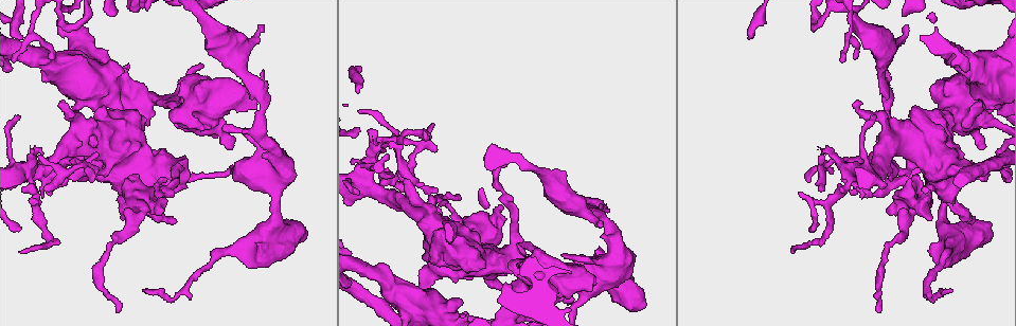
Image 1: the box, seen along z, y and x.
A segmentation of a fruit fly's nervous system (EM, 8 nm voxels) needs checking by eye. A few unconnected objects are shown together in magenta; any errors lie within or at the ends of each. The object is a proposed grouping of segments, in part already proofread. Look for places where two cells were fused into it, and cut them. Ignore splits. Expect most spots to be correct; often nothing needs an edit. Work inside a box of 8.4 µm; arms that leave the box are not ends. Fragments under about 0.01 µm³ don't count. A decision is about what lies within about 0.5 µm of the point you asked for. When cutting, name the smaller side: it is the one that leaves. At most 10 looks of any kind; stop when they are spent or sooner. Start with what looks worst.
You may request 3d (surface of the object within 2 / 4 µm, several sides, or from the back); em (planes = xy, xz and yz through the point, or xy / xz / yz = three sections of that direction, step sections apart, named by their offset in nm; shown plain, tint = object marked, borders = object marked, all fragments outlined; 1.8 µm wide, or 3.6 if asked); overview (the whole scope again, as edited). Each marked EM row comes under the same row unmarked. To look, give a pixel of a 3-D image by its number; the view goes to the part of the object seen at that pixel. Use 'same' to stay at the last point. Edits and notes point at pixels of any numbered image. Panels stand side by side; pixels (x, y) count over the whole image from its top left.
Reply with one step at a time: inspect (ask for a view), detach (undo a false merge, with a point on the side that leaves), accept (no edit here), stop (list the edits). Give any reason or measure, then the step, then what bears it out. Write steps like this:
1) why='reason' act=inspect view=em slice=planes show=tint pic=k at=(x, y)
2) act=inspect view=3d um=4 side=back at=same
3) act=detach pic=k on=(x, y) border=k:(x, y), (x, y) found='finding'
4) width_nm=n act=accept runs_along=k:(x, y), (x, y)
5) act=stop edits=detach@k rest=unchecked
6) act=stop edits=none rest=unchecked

why='closes a loop' act=inspect view=em um=3.6 slice=planes show=tint pic=1 at=(124, 159)

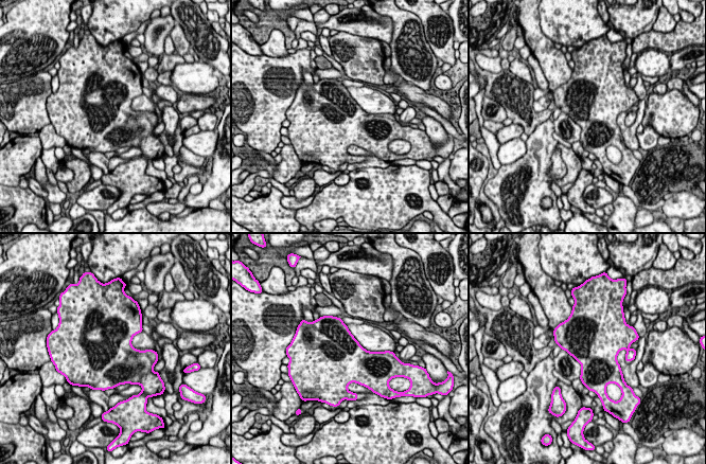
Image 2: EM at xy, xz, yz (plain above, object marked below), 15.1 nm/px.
act=accept found='one cell here'

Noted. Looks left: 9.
why='thick turns thin' act=inspect view=em slice=yz step=16 show=tint pic=1 at=(883, 85)

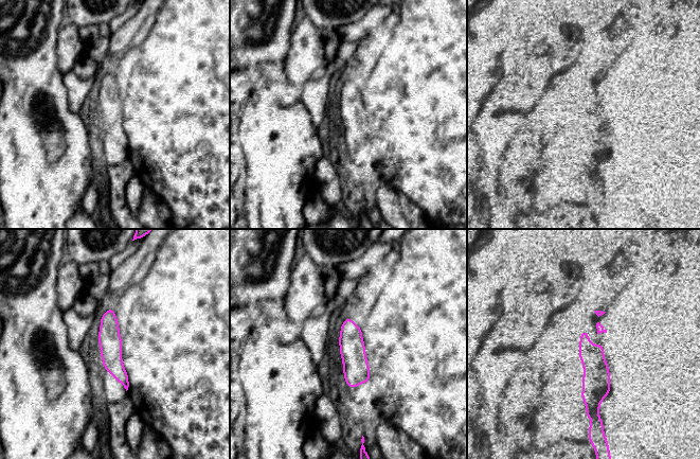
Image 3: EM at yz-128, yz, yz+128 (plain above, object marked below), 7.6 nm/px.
act=inspect view=em slice=planes show=borders at=same

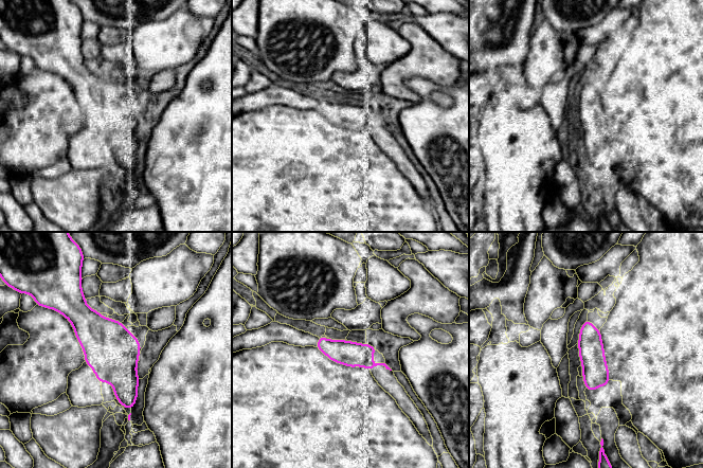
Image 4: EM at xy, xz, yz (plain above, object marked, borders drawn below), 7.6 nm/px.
act=accept runs_along=4:(587, 324), (592, 354), (592, 388) found='one cell here'

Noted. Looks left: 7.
act=inspect view=em um=3.6 slice=xy step=4 show=borders pic=1 at=(968, 116)

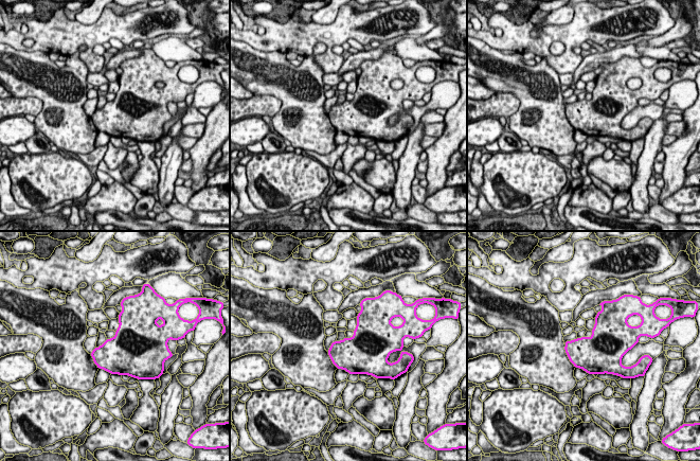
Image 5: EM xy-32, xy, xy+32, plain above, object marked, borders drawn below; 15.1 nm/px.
why='cut it another way' act=inspect view=em um=3.6 slice=xz step=16 show=borders at=same

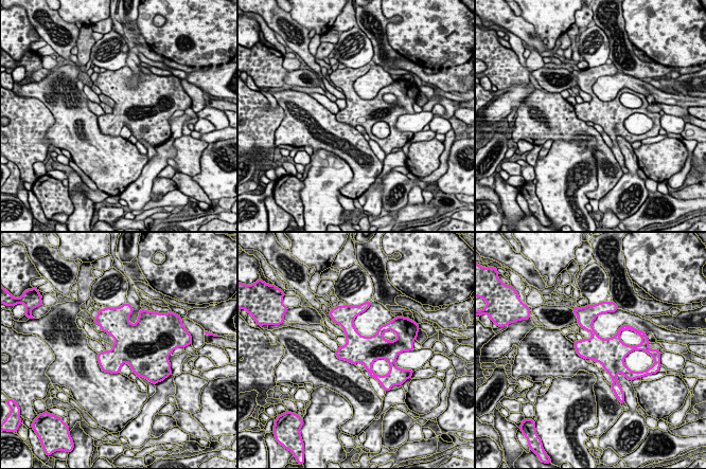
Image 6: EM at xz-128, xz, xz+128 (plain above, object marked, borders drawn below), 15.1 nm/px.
act=accept found='continuous, no second cell'

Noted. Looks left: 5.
why='abrupt turn' act=inspect view=em um=3.6 slice=planes show=tint pic=1 at=(849, 31)

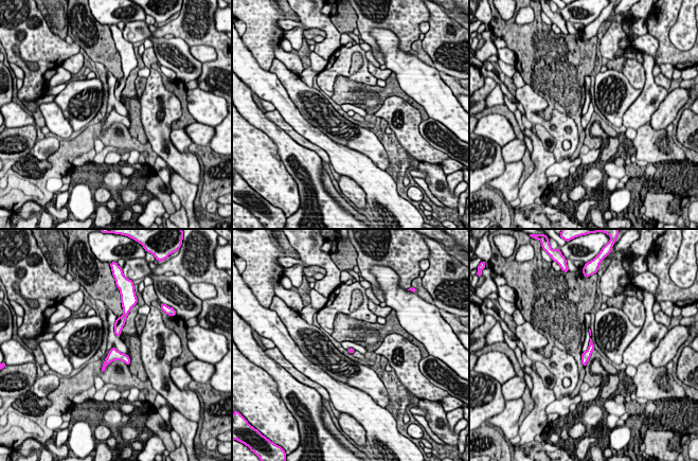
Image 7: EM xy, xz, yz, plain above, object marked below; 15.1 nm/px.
act=accept found='one cell here'

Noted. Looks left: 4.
act=stop edits=none rest=unchecked

